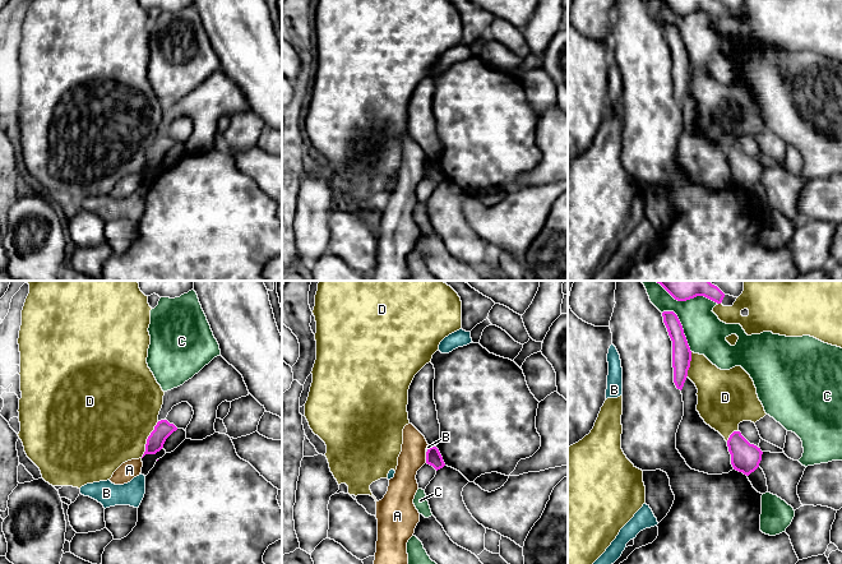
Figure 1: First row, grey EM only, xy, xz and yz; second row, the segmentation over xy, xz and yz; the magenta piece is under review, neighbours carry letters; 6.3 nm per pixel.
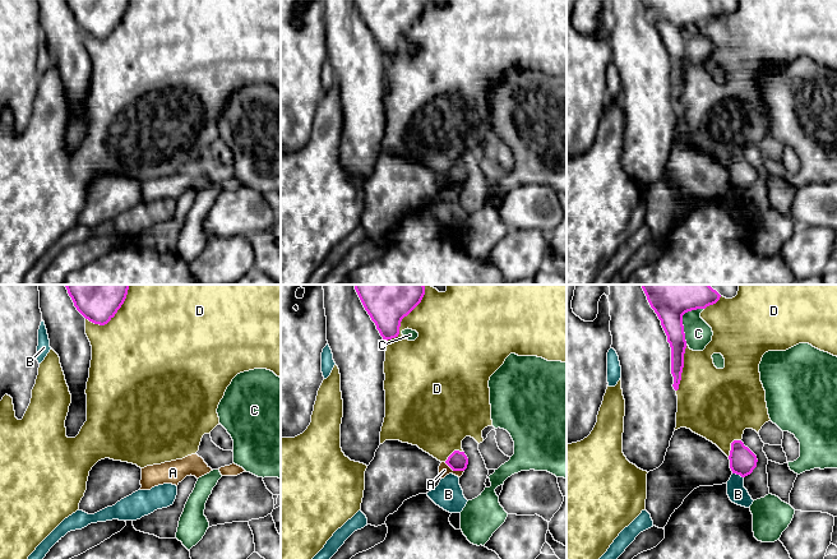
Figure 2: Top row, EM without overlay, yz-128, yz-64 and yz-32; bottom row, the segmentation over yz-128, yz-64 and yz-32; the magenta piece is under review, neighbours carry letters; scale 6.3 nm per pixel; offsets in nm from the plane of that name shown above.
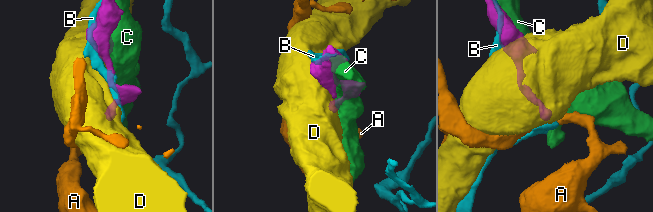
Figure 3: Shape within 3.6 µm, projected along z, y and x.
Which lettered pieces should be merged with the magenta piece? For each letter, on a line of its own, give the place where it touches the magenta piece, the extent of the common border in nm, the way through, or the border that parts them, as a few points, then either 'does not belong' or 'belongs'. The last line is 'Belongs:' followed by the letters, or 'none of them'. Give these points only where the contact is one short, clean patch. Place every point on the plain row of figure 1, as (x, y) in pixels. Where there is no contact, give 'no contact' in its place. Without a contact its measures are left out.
A: meets magenta in xz at (426, 171); contact 70 nm long; border along xz (425, 166), (426, 176); does not belong
B: meets magenta in xz at (428, 163); contact 50 nm long; does not belong
C: meets magenta in yz at (681, 41); contact 320 nm long; does not belong
D: meets magenta in xy at (147, 153); contact 260 nm long; does not belong
Belongs: none of them

